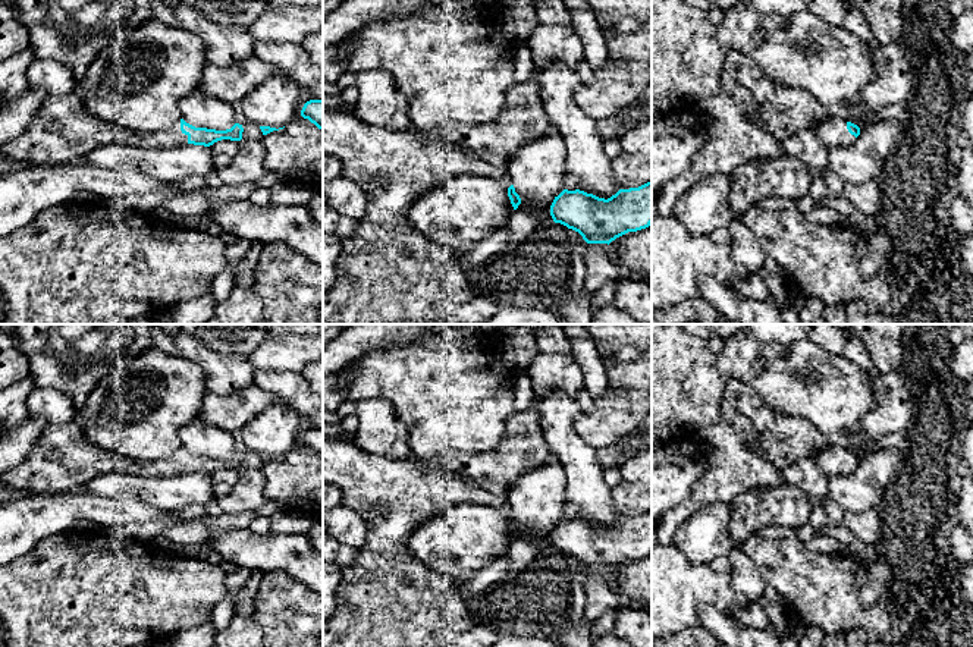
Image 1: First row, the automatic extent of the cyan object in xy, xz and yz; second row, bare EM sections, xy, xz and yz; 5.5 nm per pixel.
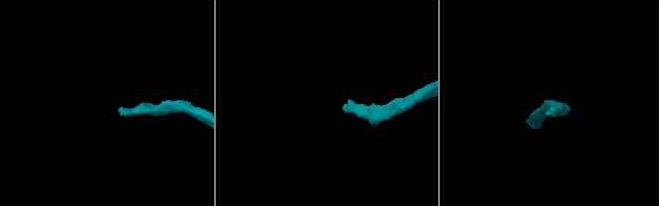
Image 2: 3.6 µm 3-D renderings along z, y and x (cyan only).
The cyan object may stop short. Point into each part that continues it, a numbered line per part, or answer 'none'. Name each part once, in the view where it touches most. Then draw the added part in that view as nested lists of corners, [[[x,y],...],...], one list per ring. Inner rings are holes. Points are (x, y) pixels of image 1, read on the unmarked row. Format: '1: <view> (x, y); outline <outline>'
1: xy (63, 459); outline [[[79,421],[48,425],[28,456],[15,468],[3,472],[0,481],[32,496],[56,496],[84,490],[84,486],[112,471],[134,472],[147,477],[173,477],[188,472],[181,459],[181,447],[172,455],[151,462],[136,462],[91,443]]]

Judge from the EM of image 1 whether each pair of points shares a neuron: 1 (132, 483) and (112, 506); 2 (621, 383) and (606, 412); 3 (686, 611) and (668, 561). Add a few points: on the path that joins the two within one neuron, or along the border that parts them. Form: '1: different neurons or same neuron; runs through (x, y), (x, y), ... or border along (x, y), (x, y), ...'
1: different neurons; border along (84, 490), (93, 495), (137, 501), (151, 506)
2: same neuron; runs through (621, 390), (621, 398), (614, 405)
3: same neuron; runs through (674, 599), (668, 593), (668, 572)

